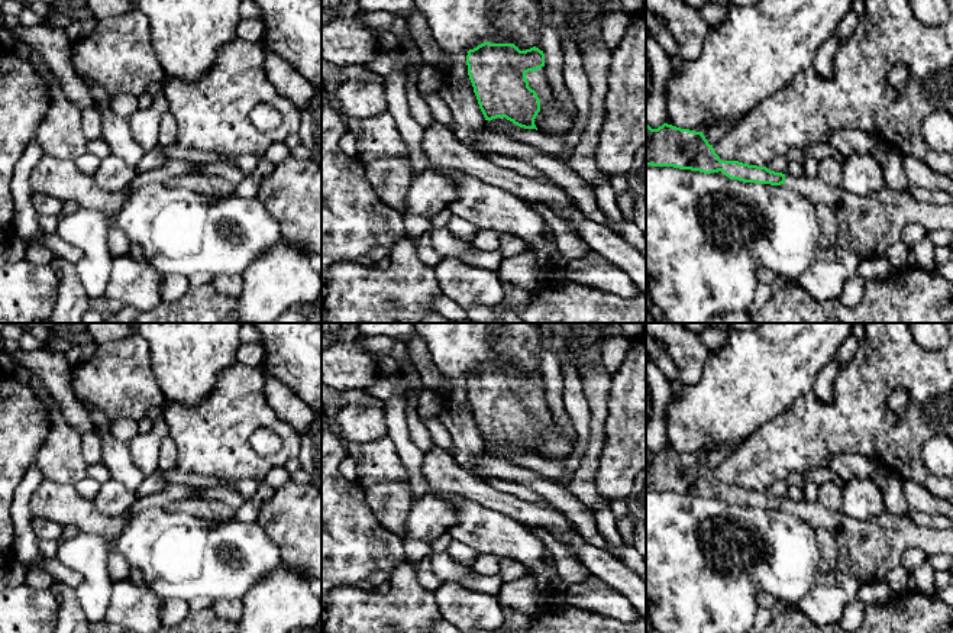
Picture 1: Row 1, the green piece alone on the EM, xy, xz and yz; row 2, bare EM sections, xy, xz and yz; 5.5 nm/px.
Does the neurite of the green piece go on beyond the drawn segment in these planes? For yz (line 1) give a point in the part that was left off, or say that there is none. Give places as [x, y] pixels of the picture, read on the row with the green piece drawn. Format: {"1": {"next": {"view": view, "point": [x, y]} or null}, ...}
{"1": {"next": {"view": "yz", "point": [871, 223]}}}

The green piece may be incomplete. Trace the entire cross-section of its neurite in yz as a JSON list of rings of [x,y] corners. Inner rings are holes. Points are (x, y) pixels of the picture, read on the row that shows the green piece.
[[[646,123],[646,165],[652,167],[673,167],[679,169],[700,171],[704,174],[721,171],[731,180],[743,183],[757,183],[781,185],[785,184],[789,190],[798,191],[815,206],[823,203],[836,214],[841,236],[837,245],[849,252],[865,258],[883,258],[888,248],[902,239],[902,229],[908,223],[918,223],[927,232],[944,229],[953,232],[953,204],[936,206],[915,200],[905,191],[895,191],[885,185],[881,191],[870,196],[857,196],[844,188],[830,185],[820,177],[792,177],[768,169],[766,167],[749,165],[739,161],[721,161],[708,143],[702,132],[681,129],[663,123],[658,129],[652,129]]]

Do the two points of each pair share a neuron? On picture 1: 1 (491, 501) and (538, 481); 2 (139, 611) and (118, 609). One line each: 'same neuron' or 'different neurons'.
1: different neurons
2: same neuron

